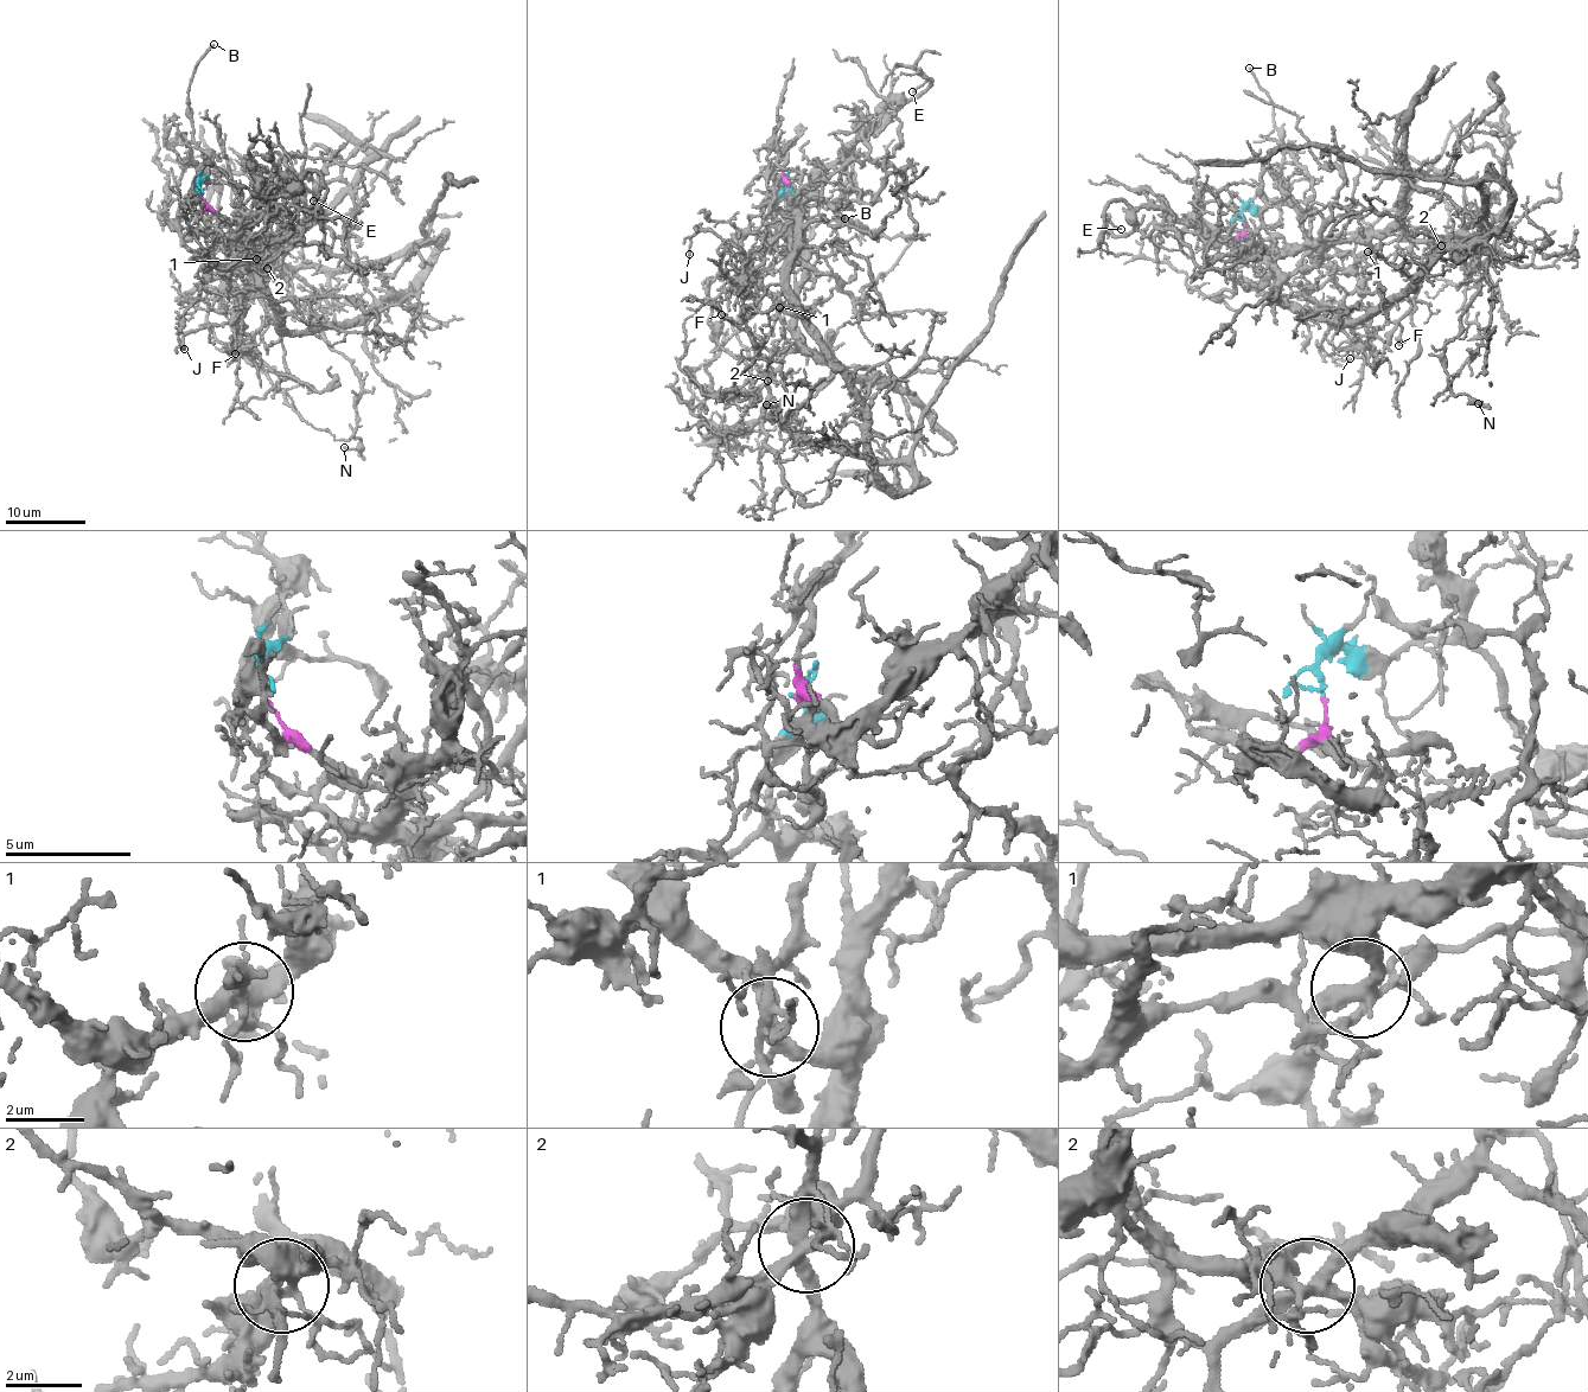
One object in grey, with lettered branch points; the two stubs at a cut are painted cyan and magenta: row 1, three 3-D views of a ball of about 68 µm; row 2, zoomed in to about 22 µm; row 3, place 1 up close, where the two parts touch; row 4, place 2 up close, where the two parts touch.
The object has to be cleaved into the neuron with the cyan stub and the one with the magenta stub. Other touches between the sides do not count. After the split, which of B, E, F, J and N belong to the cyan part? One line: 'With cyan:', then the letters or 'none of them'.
With cyan: B, E, J

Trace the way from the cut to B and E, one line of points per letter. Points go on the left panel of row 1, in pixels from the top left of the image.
B: (199, 193), (196, 179), (204, 152), (195, 140), (189, 84), (201, 59), (214, 44)
E: (199, 193), (192, 182), (179, 236), (238, 268), (267, 246), (237, 236), (269, 191), (317, 172), (313, 200)

